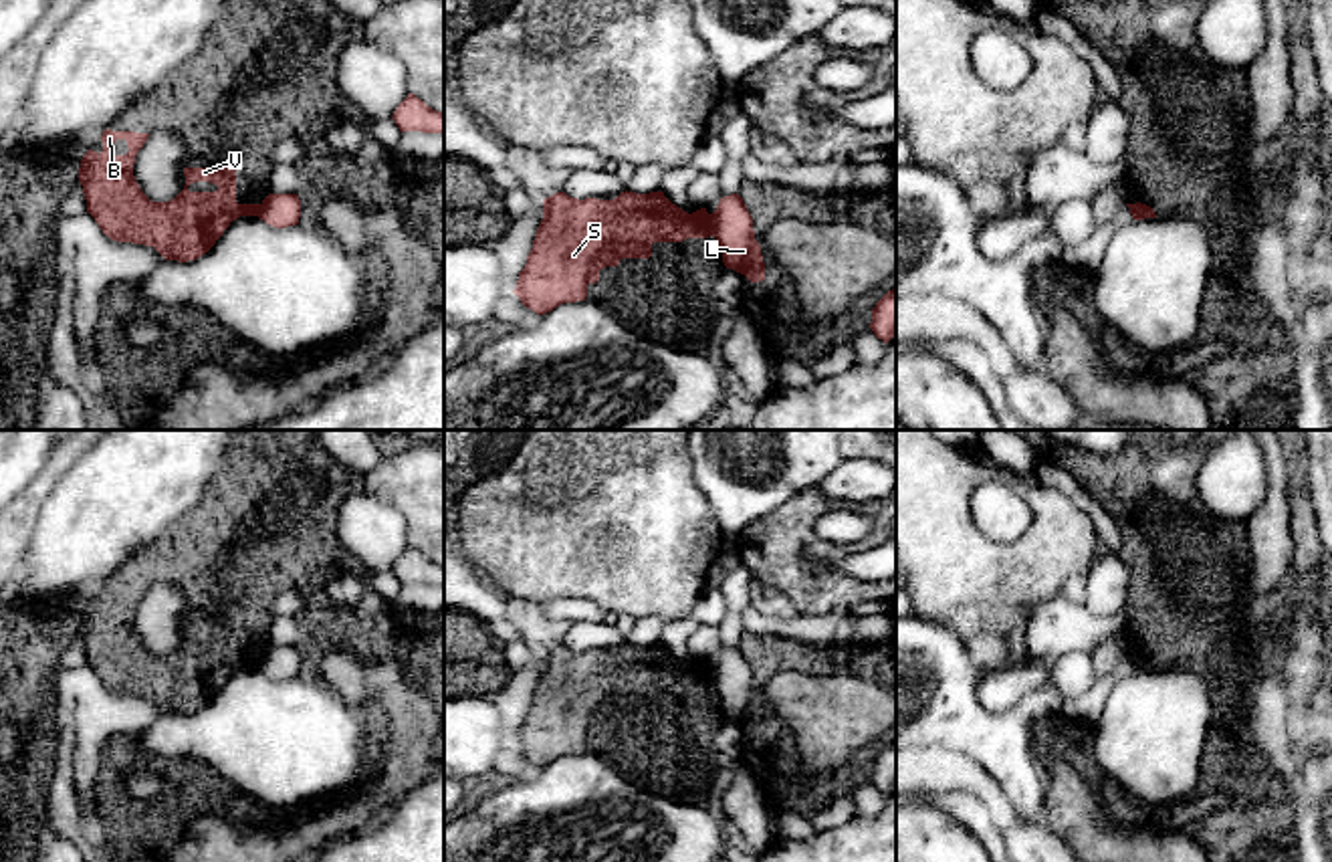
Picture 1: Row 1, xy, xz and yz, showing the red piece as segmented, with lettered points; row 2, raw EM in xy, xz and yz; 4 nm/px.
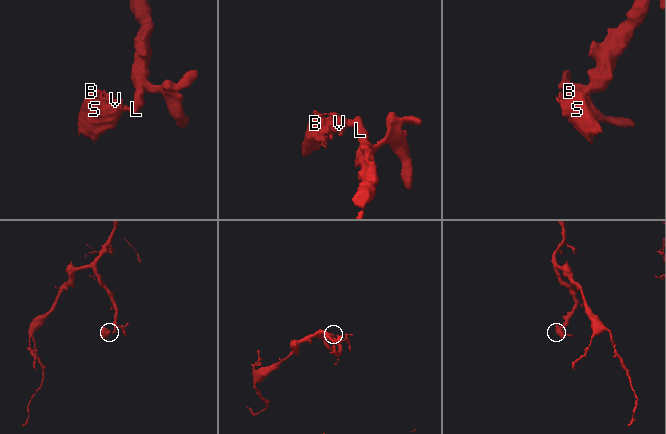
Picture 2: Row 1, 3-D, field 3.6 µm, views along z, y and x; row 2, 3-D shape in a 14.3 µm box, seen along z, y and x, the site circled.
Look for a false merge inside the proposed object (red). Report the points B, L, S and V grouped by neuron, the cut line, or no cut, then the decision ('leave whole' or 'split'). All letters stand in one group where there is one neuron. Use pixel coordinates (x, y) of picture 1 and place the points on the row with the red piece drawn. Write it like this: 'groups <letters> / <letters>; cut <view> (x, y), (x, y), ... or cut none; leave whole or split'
groups B S V / L; cut xz (709, 214), (713, 235); split

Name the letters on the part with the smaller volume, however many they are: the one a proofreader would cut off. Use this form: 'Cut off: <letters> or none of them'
Cut off: B, S, V

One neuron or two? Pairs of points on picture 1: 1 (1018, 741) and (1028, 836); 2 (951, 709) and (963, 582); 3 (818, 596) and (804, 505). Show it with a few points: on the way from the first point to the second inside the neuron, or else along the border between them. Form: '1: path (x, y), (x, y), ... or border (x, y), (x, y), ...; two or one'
1: border (1018, 814), (1030, 820), (1044, 820); two
2: border (917, 616), (949, 626), (977, 667), (979, 677); two
3: path (796, 574), (792, 570), (792, 527); one

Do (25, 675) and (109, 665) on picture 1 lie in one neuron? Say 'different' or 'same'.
different

